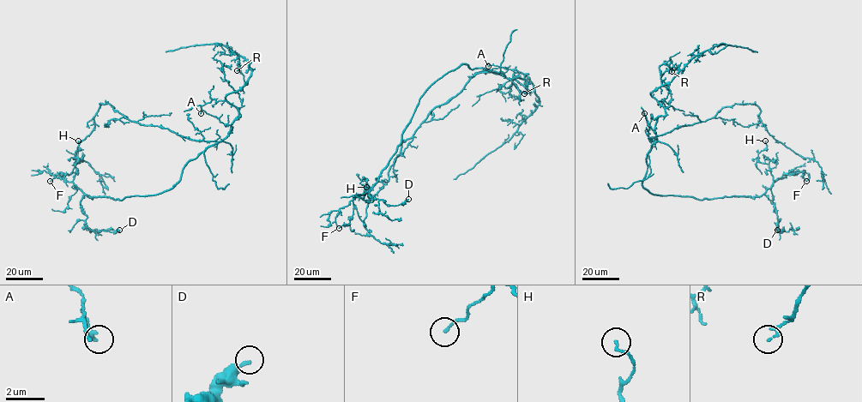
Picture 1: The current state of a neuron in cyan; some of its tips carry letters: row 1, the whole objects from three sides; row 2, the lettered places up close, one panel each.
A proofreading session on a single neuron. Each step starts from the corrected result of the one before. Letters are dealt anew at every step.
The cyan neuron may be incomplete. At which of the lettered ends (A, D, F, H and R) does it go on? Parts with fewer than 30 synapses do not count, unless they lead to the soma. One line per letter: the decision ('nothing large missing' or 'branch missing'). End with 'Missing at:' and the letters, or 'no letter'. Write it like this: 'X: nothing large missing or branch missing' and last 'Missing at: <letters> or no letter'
A: nothing large missing
D: nothing large missing
F: nothing large missing
H: nothing large missing
R: nothing large missing
Missing at: no letter

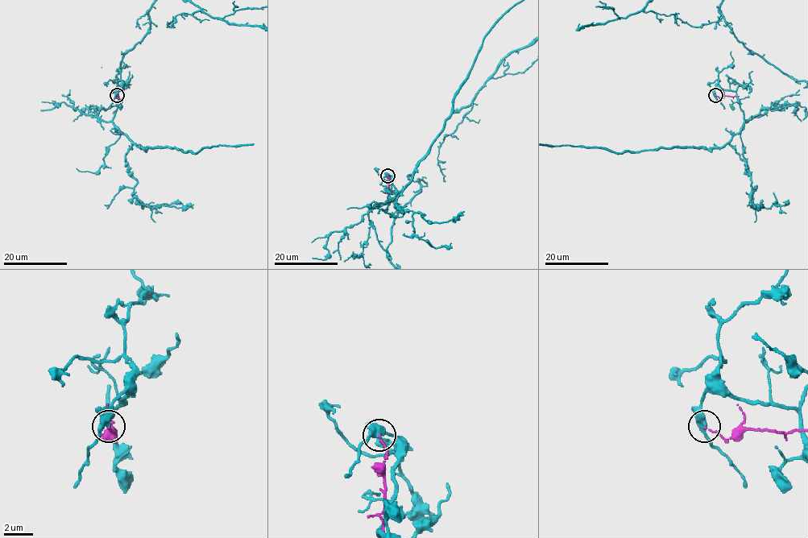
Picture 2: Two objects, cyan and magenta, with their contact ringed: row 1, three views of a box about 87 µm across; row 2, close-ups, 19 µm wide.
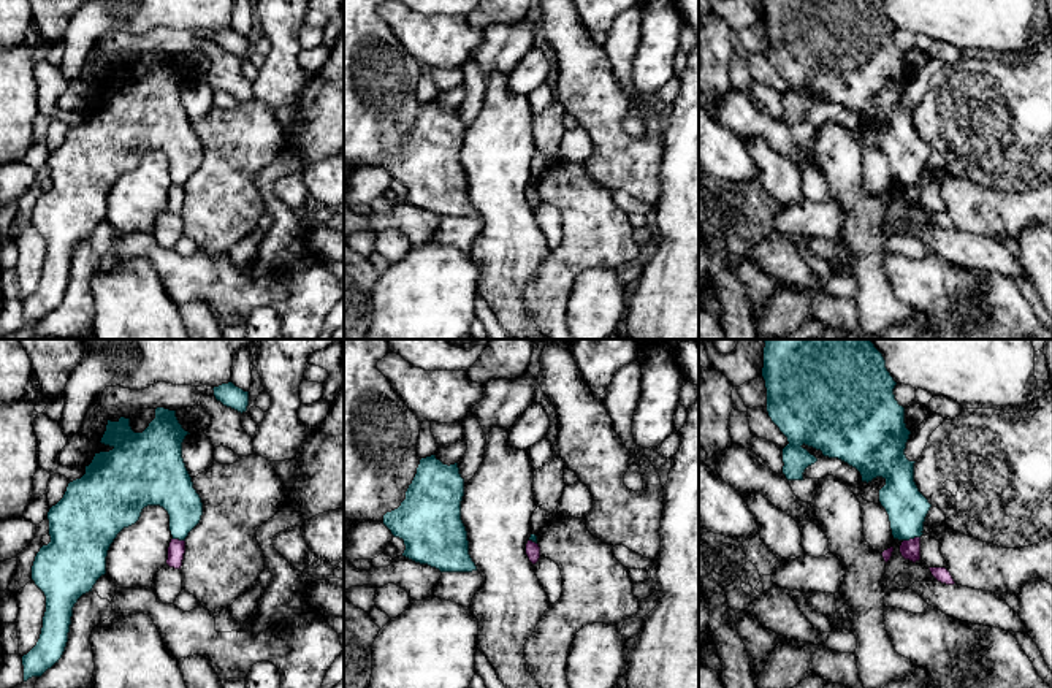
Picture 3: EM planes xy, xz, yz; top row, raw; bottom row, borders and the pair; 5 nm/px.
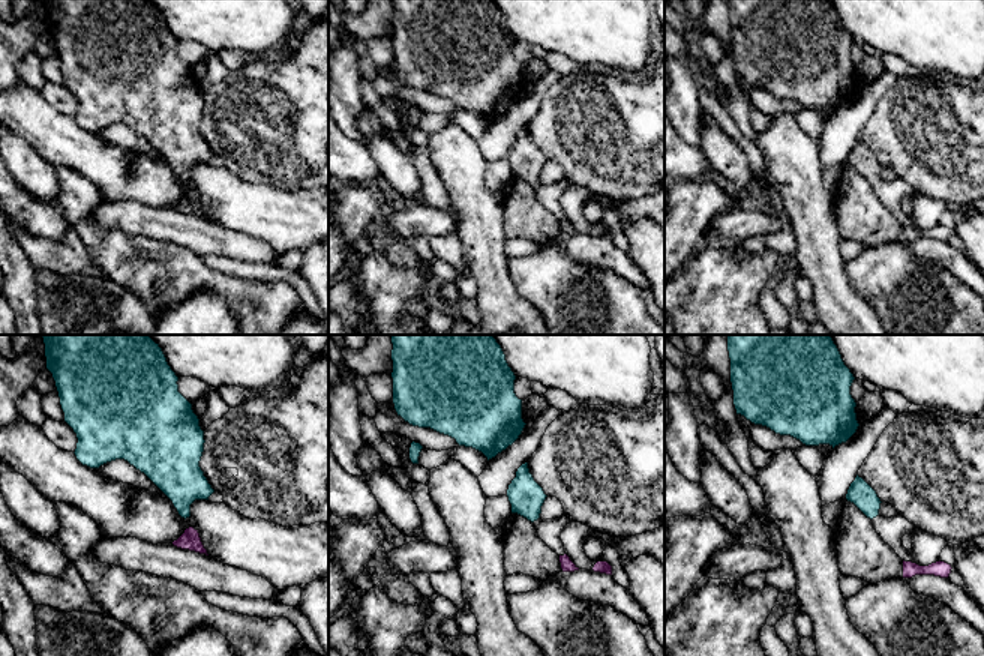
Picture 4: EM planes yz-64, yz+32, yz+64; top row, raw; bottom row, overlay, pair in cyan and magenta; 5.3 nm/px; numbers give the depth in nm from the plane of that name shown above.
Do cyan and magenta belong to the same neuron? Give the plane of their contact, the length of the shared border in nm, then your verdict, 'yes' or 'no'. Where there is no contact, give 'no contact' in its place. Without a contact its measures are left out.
contact in yz; length 90 nm; no

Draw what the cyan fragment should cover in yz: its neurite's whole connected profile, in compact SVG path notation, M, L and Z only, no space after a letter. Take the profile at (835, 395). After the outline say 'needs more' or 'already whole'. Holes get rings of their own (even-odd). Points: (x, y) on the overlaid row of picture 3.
M764 339L764 368L762 368L762 377L765 380L767 388L767 412L772 422L779 428L779 431L787 438L787 445L783 449L783 474L787 480L803 480L803 472L808 466L814 464L818 458L811 455L806 449L802 445L813 447L816 450L821 450L824 457L829 458L838 458L849 466L856 468L860 476L862 482L871 482L876 477L882 477L886 480L886 485L879 490L879 503L886 509L890 522L890 529L894 539L898 541L909 541L914 537L920 537L924 533L924 522L925 517L932 507L928 499L919 491L916 482L914 482L914 463L909 461L905 455L906 442L909 439L911 431L906 428L905 423L905 407L898 404L894 395L894 388L897 382L890 376L890 373L886 368L886 360L882 354L875 347L875 344L870 339Z; already whole

